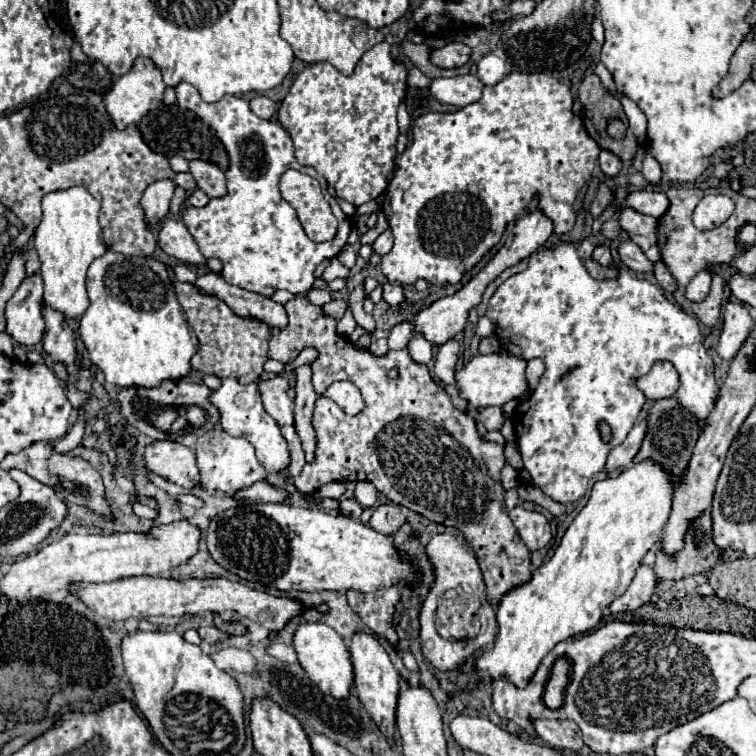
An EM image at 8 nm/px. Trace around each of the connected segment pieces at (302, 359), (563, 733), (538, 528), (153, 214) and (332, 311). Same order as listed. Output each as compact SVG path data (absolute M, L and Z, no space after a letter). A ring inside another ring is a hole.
M306 348L306 350L302 350L302 354L294 362L290 362L290 364L284 366L284 372L292 372L292 370L304 366L304 364L312 364L316 360L316 356L318 356L318 352L314 348Z
M532 720L536 734L552 748L580 750L584 746L580 728L572 720Z
M516 506L510 512L510 518L530 552L540 550L550 542L550 524L540 512L528 512L522 506Z
M158 180L144 190L140 204L144 208L146 224L150 230L156 228L166 218L172 194L174 194L174 182L172 180Z
M332 300L332 302L328 302L328 304L324 306L324 312L326 312L328 316L342 318L342 316L344 316L344 312L346 312L346 308L348 308L346 300Z

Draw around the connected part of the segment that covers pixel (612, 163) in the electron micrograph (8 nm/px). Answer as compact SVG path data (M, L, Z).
M602 150L602 152L600 152L600 168L602 168L602 172L604 172L606 176L614 178L614 176L620 172L622 162L620 162L620 158L618 158L616 154L612 154L612 152L608 152L608 150Z

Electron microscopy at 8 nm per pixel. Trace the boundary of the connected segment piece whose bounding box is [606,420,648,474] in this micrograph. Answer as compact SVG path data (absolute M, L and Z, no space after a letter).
M646 420L636 422L634 428L630 430L628 438L626 438L620 446L612 448L612 452L610 452L610 456L608 456L608 462L606 462L608 474L612 474L612 472L616 472L616 470L622 470L622 468L626 468L628 464L632 464L636 452L640 450L640 444L642 444L642 440L644 440L644 432L646 432L646 430L648 430L648 422L646 422Z

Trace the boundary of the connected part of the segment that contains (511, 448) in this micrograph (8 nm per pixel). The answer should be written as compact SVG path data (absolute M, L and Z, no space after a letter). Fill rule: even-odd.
M514 442L506 444L506 448L504 448L504 456L506 456L506 460L508 460L508 464L510 464L512 468L522 470L522 458L520 458L520 452L518 452L518 448L516 448Z

